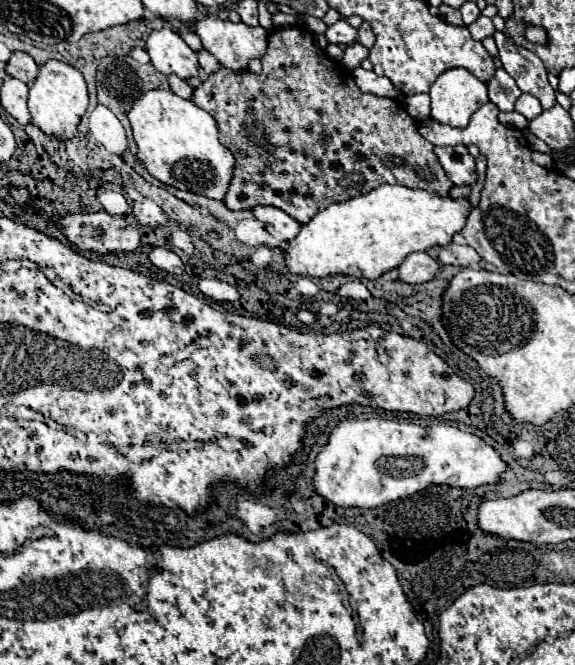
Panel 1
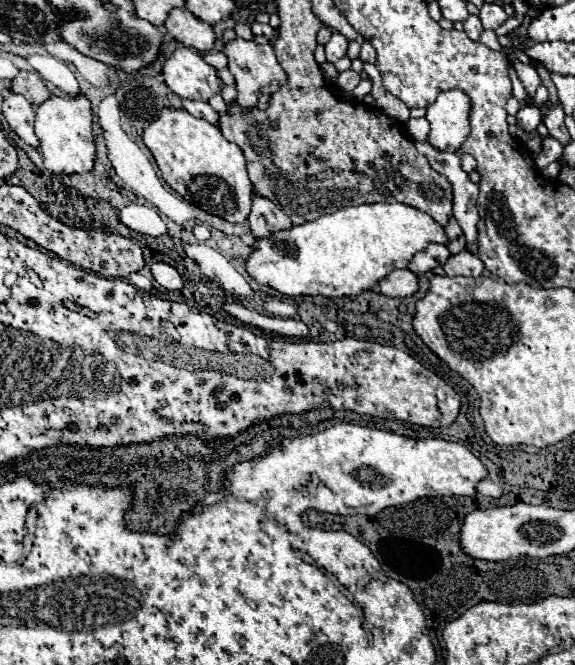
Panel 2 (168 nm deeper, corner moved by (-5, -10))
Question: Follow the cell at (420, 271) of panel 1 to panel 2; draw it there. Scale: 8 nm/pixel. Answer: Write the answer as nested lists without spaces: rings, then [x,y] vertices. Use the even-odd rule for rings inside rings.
[[[400,268],[390,272],[386,280],[380,280],[378,288],[382,294],[390,298],[404,298],[416,294],[420,290],[420,282],[418,282],[418,274],[414,274],[410,268]]]

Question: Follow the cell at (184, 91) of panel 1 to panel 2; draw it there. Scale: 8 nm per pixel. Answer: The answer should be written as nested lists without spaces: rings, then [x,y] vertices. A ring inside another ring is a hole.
[[[182,100],[184,110],[188,110],[192,116],[196,118],[204,118],[210,124],[218,124],[218,112],[212,110],[212,106],[208,102],[196,102],[196,100]]]

